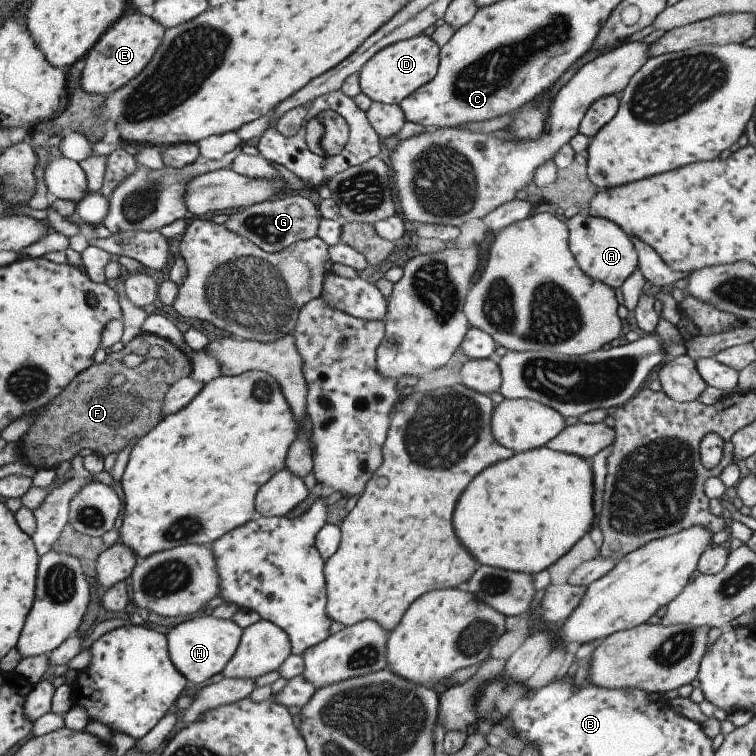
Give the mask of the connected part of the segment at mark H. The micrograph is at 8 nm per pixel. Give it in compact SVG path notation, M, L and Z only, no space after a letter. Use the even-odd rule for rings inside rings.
M197 614L174 626L166 634L167 652L173 666L183 678L193 684L207 682L213 674L223 670L239 644L242 629L231 619L218 619Z

